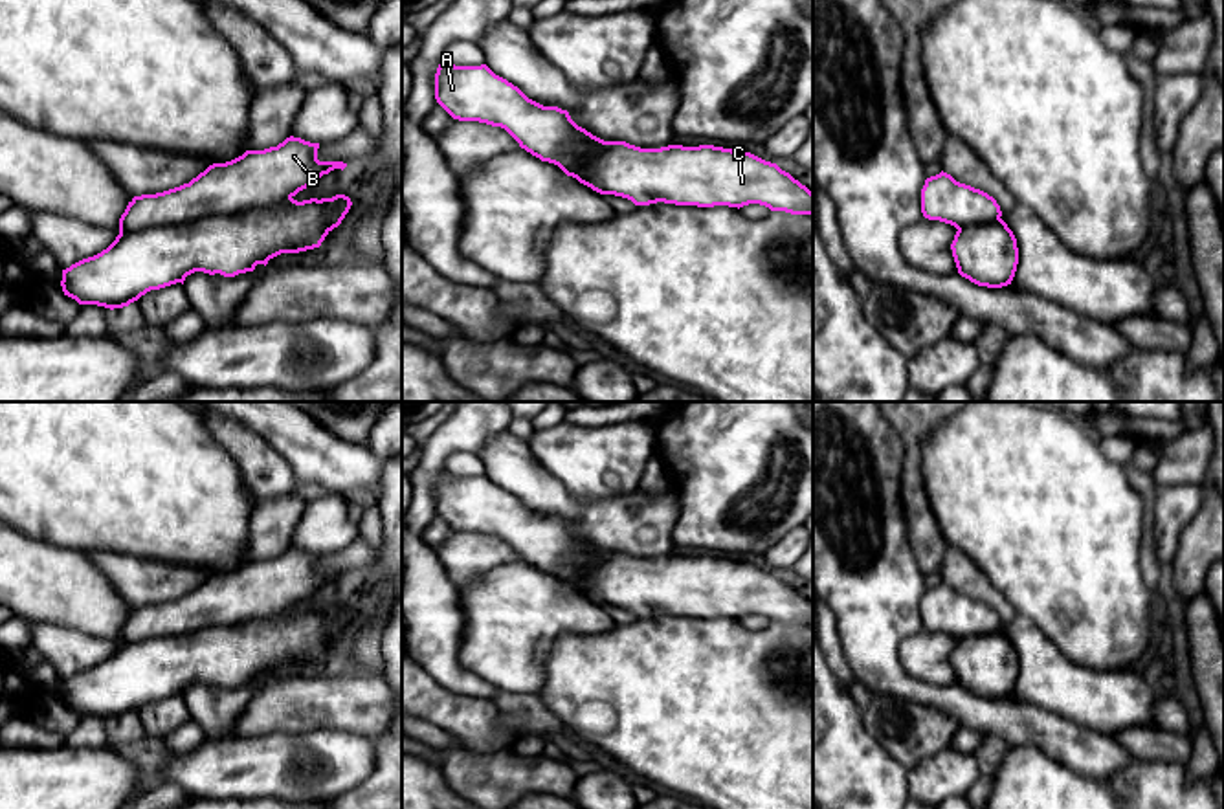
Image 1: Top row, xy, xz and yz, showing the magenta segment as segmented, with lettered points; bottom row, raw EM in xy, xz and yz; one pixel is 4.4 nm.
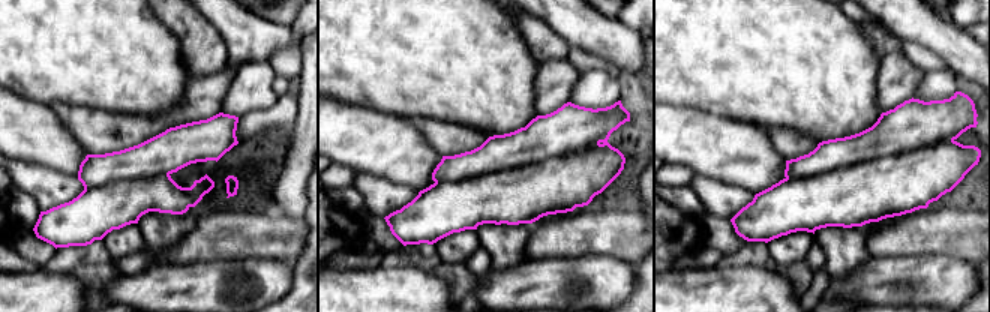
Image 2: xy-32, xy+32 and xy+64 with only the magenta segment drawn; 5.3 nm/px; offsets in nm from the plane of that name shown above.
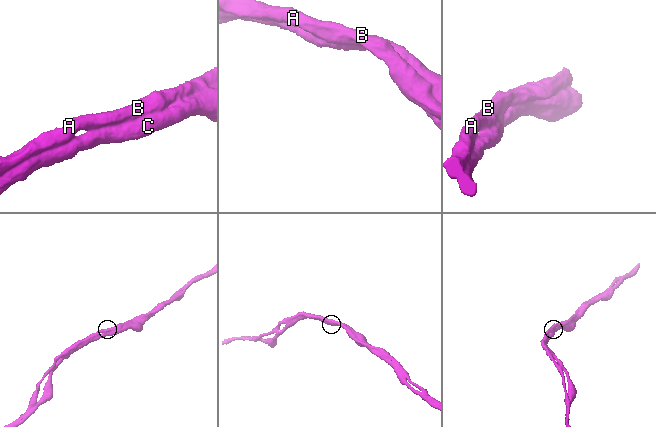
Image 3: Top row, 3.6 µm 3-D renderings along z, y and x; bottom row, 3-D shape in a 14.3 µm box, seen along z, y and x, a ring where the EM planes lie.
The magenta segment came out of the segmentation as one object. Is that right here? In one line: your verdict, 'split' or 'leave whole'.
leave whole

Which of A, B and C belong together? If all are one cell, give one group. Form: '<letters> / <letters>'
A B C

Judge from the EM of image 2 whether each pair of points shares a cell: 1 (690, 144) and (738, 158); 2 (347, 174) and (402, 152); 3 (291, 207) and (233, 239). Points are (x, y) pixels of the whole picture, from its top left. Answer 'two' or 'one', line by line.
1: one
2: two
3: two

